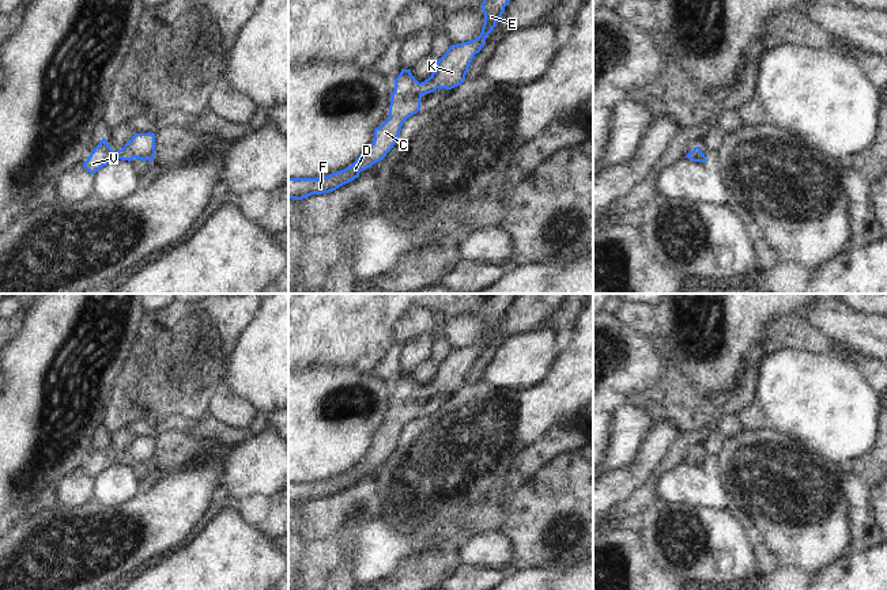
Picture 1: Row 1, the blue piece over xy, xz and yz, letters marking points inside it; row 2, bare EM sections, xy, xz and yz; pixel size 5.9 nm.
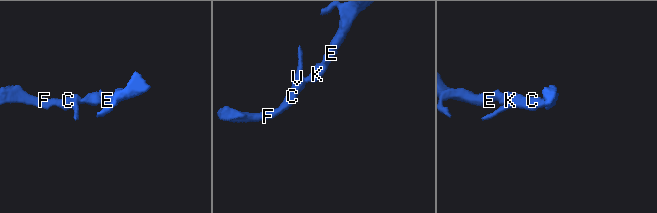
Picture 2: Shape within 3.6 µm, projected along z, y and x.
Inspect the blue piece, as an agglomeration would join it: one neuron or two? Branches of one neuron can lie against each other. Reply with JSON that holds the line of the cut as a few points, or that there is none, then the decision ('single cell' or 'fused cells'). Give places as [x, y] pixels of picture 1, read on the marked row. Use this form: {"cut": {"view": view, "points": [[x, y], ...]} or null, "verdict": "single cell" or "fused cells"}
{"cut": null, "verdict": "single cell"}

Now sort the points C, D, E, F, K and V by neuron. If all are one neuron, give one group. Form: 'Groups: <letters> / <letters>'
Groups: C D E F K V

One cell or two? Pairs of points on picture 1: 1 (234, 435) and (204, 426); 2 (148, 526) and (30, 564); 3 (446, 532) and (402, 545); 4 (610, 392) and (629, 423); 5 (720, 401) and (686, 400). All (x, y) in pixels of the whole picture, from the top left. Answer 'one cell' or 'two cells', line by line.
1: one cell
2: one cell
3: one cell
4: two cells
5: one cell

